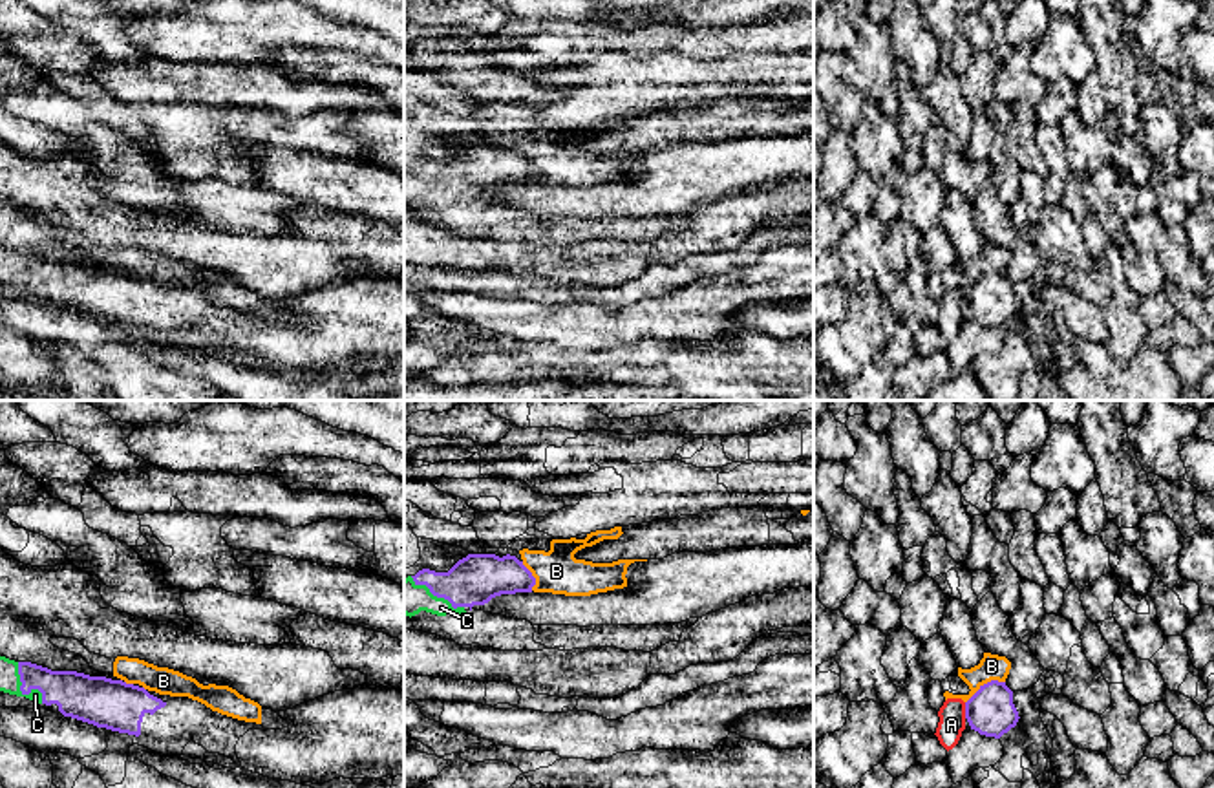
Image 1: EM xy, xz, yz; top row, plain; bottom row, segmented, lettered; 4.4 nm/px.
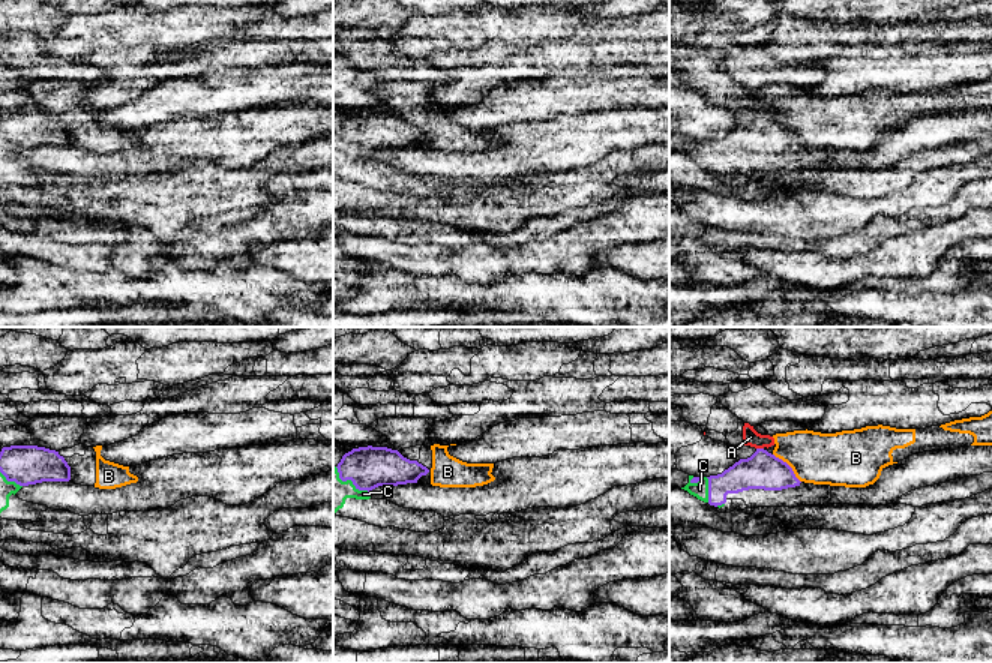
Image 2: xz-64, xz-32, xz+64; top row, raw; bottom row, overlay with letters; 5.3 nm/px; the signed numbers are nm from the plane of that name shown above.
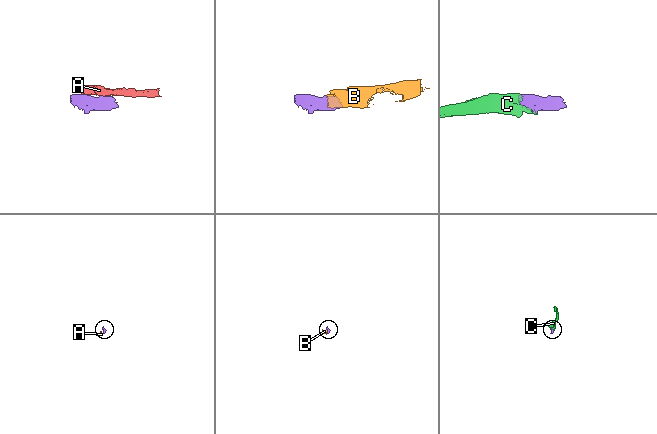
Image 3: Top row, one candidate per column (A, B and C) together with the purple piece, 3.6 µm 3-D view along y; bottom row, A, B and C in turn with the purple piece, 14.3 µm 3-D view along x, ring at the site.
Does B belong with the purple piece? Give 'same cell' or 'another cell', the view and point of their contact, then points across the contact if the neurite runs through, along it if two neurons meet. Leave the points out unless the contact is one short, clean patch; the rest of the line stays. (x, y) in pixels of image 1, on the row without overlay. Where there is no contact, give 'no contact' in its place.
another cell | yz (984, 275) | along yz (1004, 271), (988, 271), (966, 293)

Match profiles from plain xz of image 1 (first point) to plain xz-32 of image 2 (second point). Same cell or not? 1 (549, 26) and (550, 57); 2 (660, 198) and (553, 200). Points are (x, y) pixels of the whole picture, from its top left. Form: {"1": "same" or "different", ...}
{"1": "different", "2": "different"}

